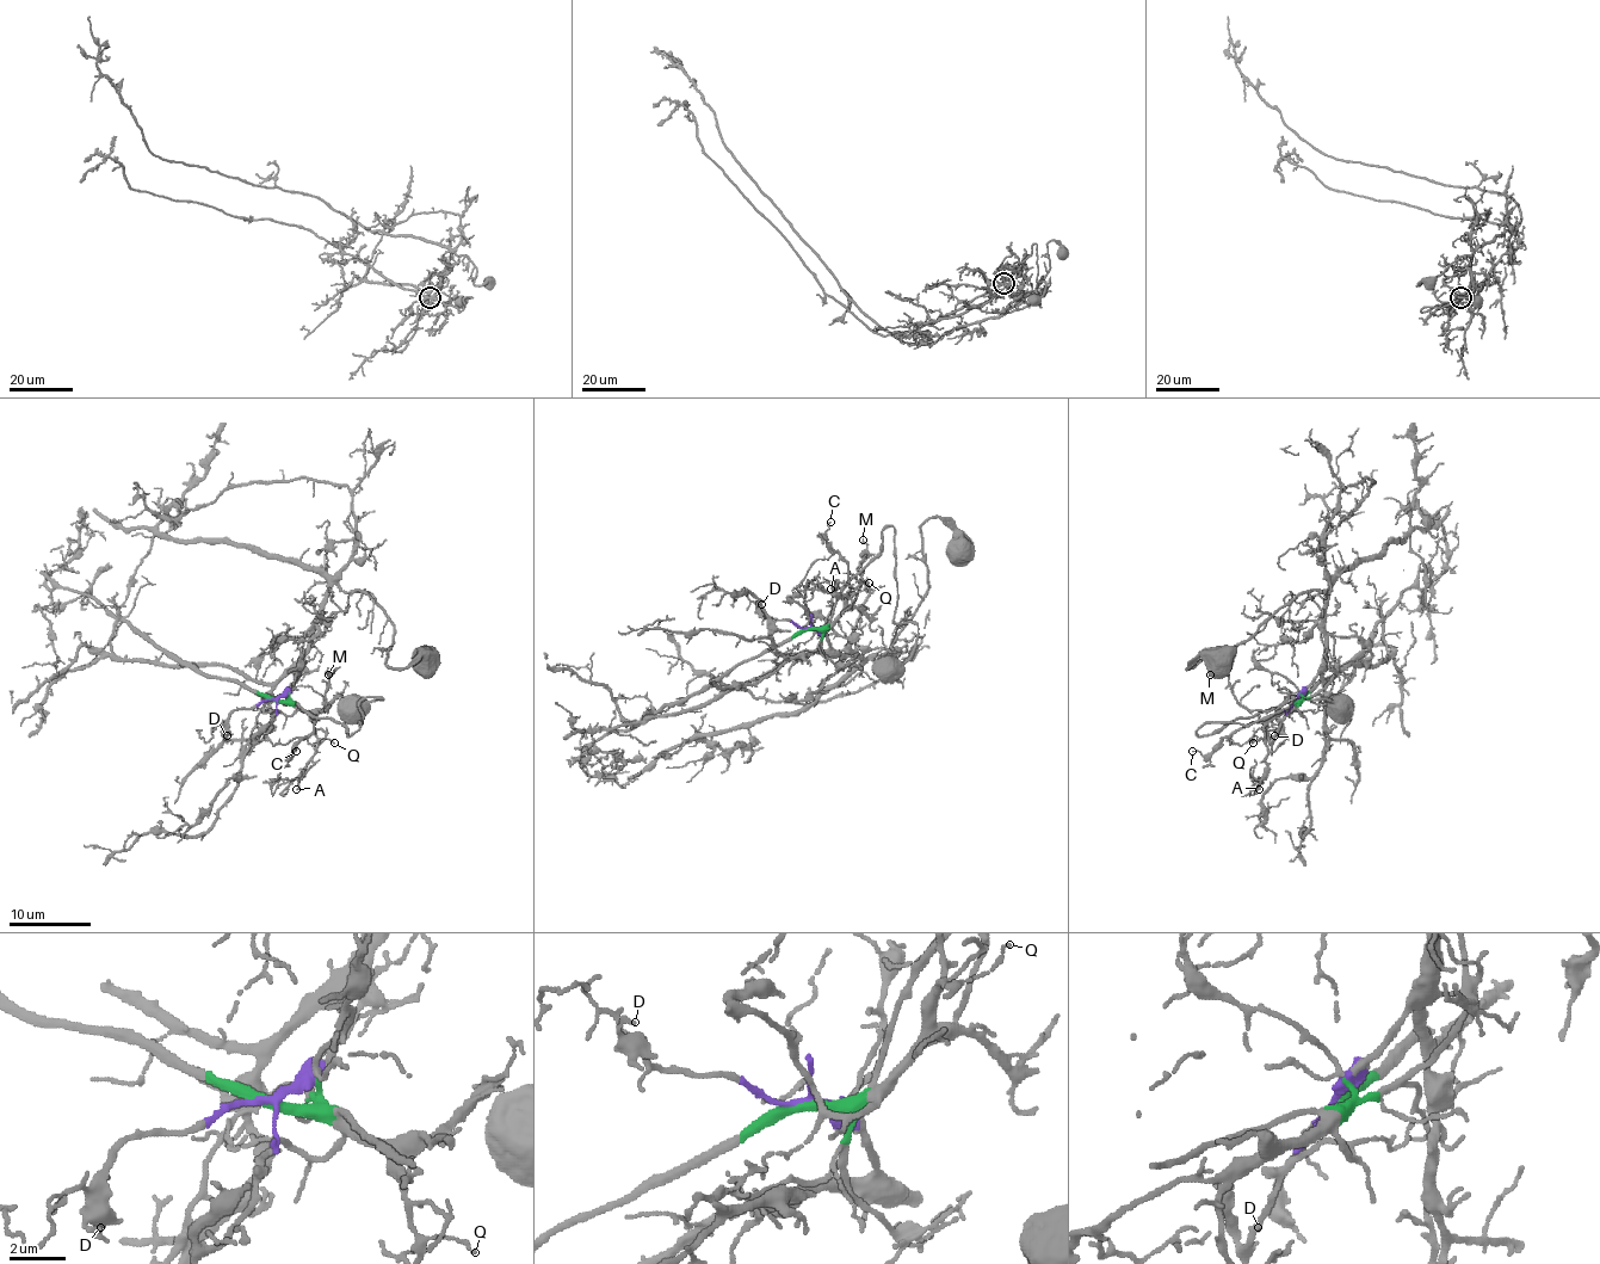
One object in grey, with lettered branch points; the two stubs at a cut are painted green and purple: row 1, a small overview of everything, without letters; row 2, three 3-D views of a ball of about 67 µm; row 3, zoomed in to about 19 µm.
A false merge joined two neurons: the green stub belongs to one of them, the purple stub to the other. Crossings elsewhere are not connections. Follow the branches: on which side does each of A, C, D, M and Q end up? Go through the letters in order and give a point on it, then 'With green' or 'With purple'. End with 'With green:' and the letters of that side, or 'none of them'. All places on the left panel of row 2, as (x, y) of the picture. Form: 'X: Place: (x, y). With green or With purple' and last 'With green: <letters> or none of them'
A: Place: (296, 789). With green
C: Place: (296, 751). With green
D: Place: (227, 735). With purple
M: Place: (328, 674). With green
Q: Place: (334, 743). With green
With green: A, C, M, Q

